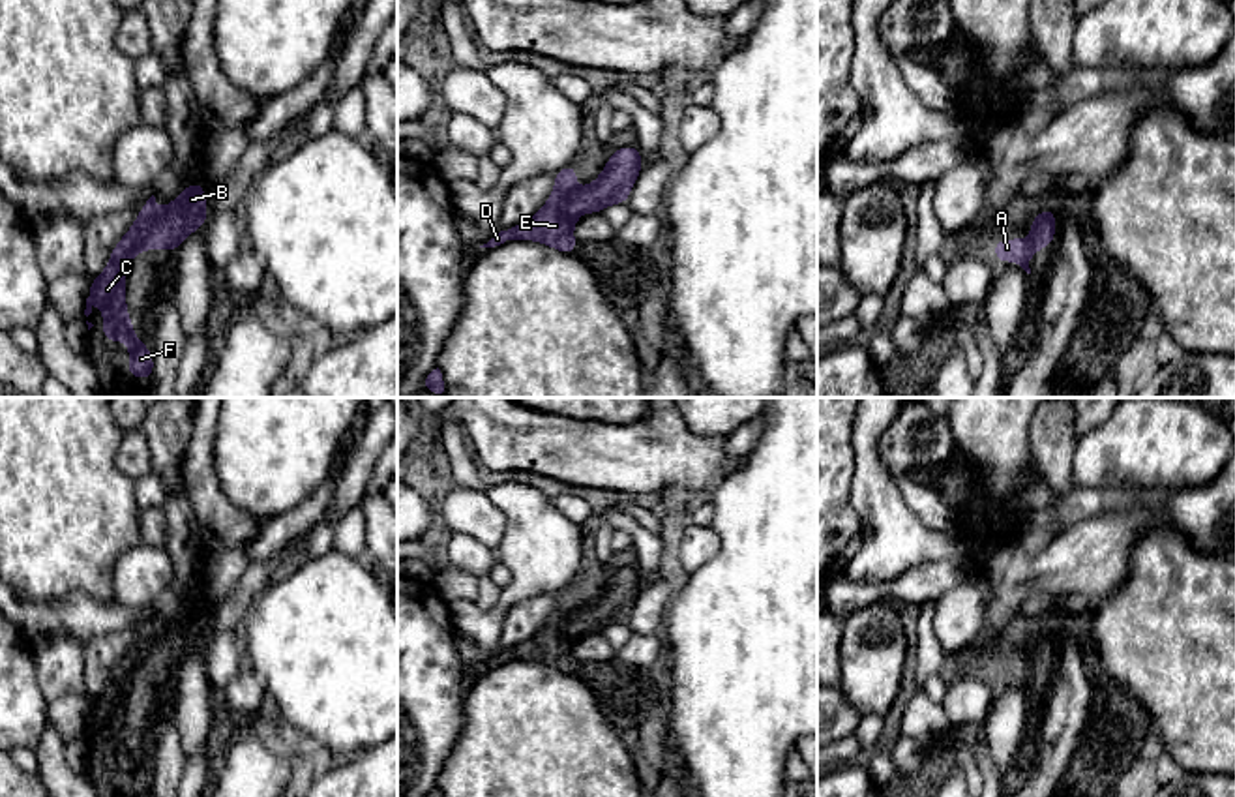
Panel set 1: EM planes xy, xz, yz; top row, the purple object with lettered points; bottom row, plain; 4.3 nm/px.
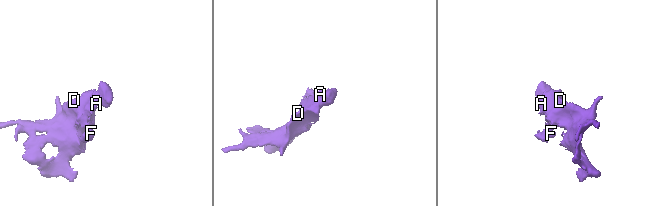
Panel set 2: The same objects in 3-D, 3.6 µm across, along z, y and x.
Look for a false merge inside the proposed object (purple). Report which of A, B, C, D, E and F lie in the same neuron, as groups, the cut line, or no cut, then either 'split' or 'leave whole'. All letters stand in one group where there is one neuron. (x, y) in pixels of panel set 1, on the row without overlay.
groups A B C D E F; cut none; leave whole

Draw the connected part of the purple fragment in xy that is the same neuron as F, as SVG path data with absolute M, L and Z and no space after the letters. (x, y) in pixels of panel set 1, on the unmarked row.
M191 602L163 630L157 628L152 615L142 626L139 638L129 651L112 668L105 690L90 701L84 735L92 733L92 726L103 726L103 758L107 761L126 761L129 769L127 793L131 797L152 797L154 776L148 767L133 754L133 743L127 737L126 694L129 681L141 675L144 668L157 671L165 668L174 673L178 666L202 647L208 638L204 624L206 609L201 602Z

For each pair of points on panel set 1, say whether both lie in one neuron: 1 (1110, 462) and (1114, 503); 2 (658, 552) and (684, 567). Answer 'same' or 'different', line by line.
1: different
2: different

